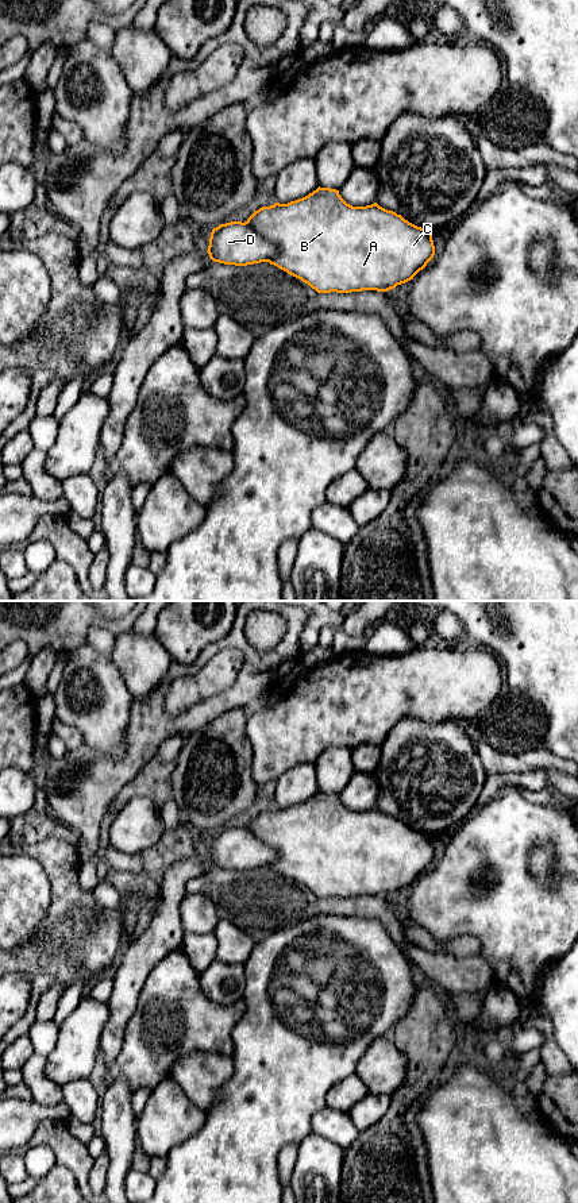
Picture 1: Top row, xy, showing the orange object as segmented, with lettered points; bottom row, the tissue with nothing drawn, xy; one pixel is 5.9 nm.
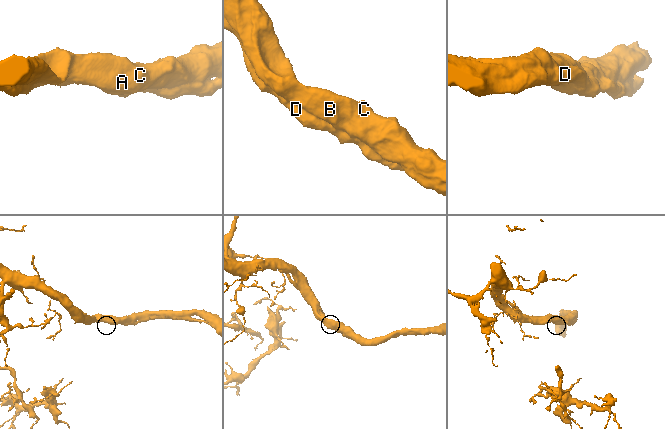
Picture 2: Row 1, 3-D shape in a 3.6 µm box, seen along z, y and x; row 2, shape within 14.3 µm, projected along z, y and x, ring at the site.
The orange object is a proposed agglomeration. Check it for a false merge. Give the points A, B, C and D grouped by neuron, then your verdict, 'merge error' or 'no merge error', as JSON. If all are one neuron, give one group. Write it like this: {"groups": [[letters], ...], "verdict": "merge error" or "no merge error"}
{"groups": [["A", "B", "C", "D"]], "verdict": "no merge error"}

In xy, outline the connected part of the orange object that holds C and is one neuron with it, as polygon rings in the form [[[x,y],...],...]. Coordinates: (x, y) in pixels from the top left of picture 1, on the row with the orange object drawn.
[[[317,188],[288,204],[255,211],[244,223],[213,228],[208,251],[213,262],[247,266],[269,262],[308,284],[317,293],[388,292],[423,270],[435,255],[432,232],[379,207],[347,204],[339,190]]]

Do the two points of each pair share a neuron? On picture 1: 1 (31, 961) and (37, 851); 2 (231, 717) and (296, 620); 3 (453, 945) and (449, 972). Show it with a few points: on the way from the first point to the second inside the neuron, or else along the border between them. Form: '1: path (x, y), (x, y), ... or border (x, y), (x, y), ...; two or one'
1: path (60, 933), (62, 930), (62, 878); one
2: border (242, 706), (234, 706), (214, 718); two
3: border (420, 947), (455, 956), (480, 956); two

